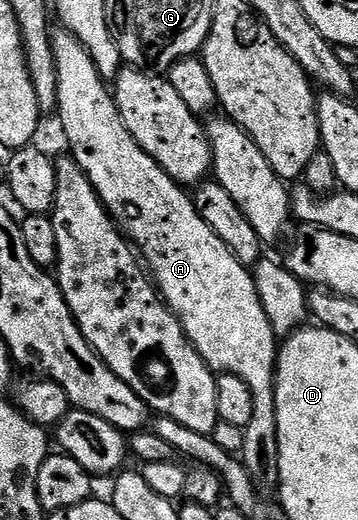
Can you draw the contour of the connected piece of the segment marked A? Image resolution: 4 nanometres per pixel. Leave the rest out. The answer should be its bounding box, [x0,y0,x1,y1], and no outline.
[52,31,280,490]

